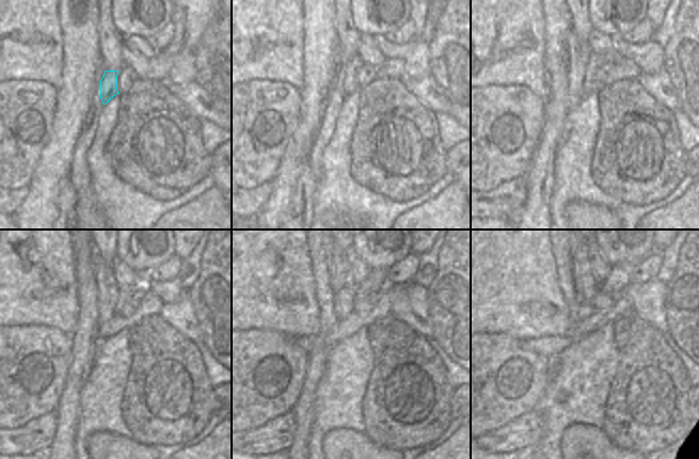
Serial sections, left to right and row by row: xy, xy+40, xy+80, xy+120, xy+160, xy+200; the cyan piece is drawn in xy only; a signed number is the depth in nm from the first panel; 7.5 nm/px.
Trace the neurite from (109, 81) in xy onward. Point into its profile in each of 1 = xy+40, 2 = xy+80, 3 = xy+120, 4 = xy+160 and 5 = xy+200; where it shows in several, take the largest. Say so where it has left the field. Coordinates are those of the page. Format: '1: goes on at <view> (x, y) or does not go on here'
1: goes on at xy+40 (351, 65)
2: goes on at xy+80 (589, 83)
3: goes on at xy+120 (137, 291)
4: goes on at xy+160 (376, 283)
5: goes on at xy+200 (619, 277)

